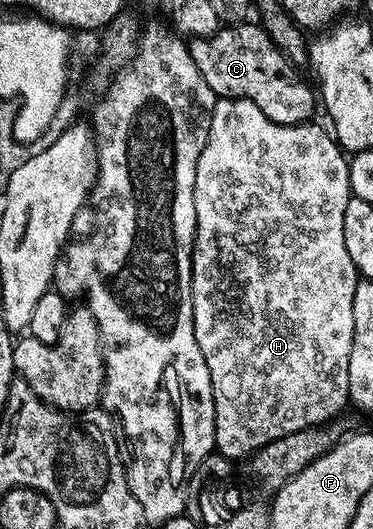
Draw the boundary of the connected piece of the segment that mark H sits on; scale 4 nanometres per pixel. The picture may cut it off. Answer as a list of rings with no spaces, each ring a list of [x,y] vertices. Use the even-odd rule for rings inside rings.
[[[219,97],[215,100],[214,110],[210,113],[210,130],[204,151],[200,151],[200,163],[196,163],[196,187],[194,198],[196,199],[196,235],[194,236],[194,256],[190,258],[190,290],[192,291],[192,311],[194,312],[194,334],[196,343],[200,347],[200,355],[204,355],[204,363],[208,365],[208,375],[212,383],[212,395],[214,396],[214,448],[217,452],[229,459],[249,458],[251,453],[260,447],[272,443],[289,433],[295,433],[301,429],[313,429],[321,426],[322,421],[334,417],[342,408],[348,405],[348,355],[350,354],[350,332],[352,331],[352,311],[350,310],[350,294],[352,282],[356,277],[356,270],[352,259],[348,259],[348,249],[344,247],[344,233],[342,231],[342,208],[346,206],[346,200],[351,197],[350,186],[347,184],[348,161],[337,141],[325,128],[314,125],[315,123],[303,123],[301,125],[277,125],[272,123],[262,114],[260,109],[248,99],[236,99],[235,97]]]

